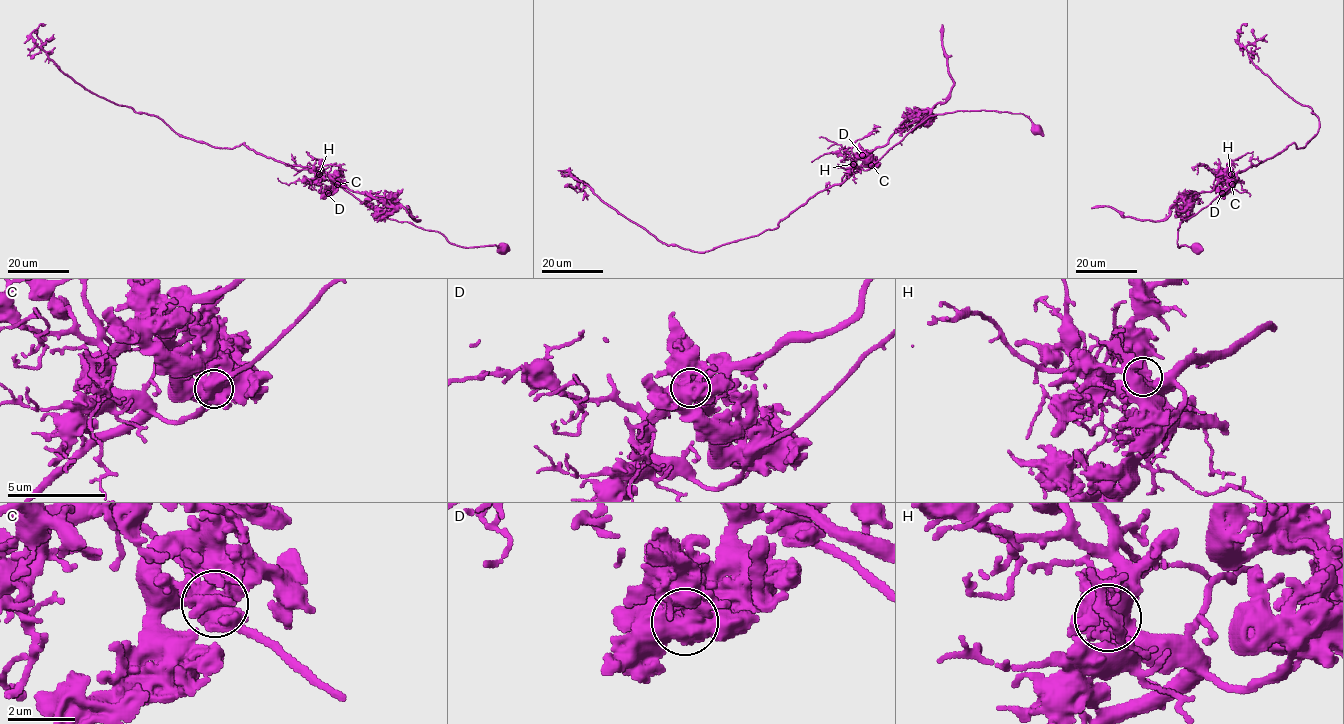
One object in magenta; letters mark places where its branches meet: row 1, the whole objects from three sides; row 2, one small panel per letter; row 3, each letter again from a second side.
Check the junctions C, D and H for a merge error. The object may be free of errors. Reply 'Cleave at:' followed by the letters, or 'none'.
Cleave at: C

